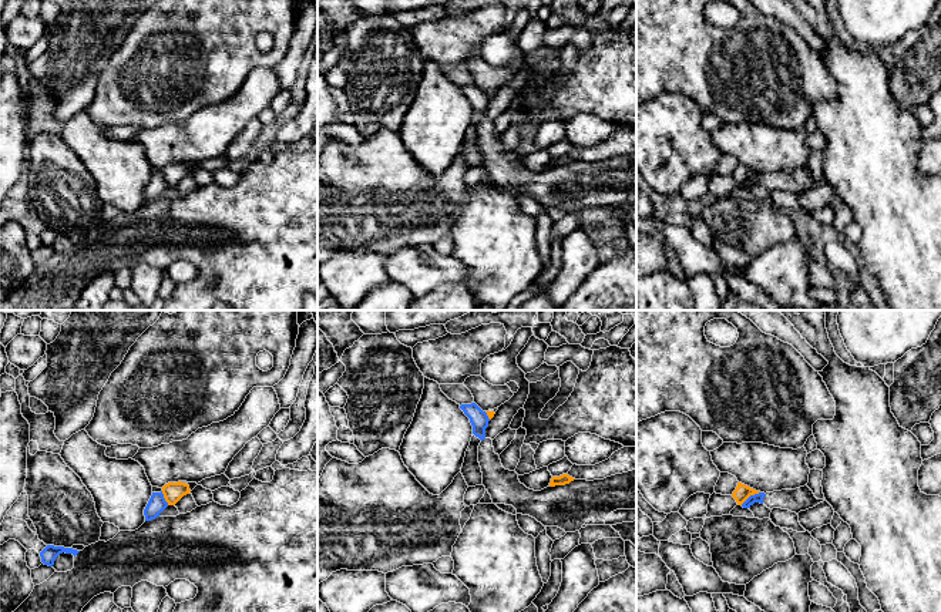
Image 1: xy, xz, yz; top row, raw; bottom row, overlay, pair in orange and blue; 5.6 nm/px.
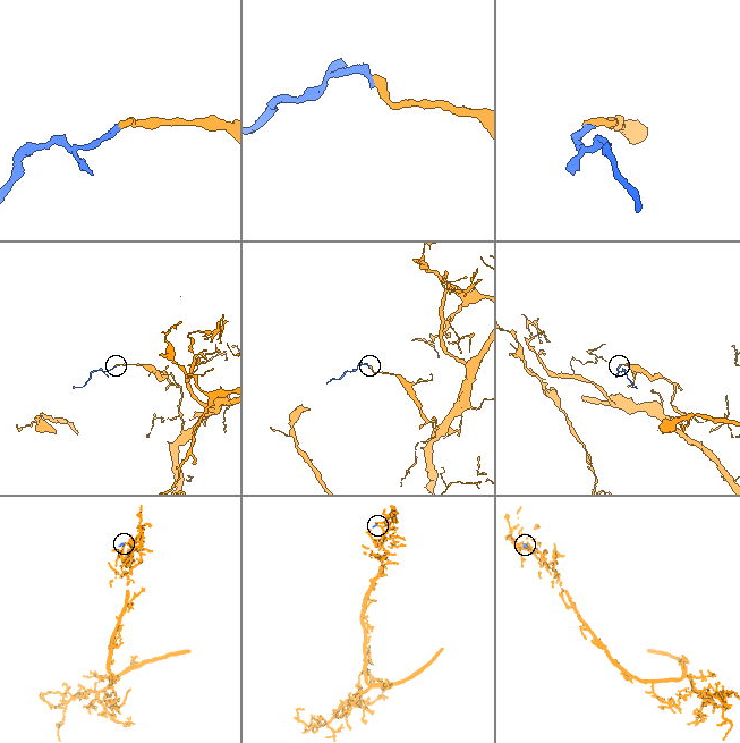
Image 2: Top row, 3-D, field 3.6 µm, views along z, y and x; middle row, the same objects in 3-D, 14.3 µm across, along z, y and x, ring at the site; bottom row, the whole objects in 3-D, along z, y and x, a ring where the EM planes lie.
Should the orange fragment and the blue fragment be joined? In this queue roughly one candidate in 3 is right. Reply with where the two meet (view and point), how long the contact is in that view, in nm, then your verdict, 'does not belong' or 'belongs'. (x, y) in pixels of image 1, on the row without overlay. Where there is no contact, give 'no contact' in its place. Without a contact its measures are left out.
yz (749, 177) | 130 nm | does not belong

